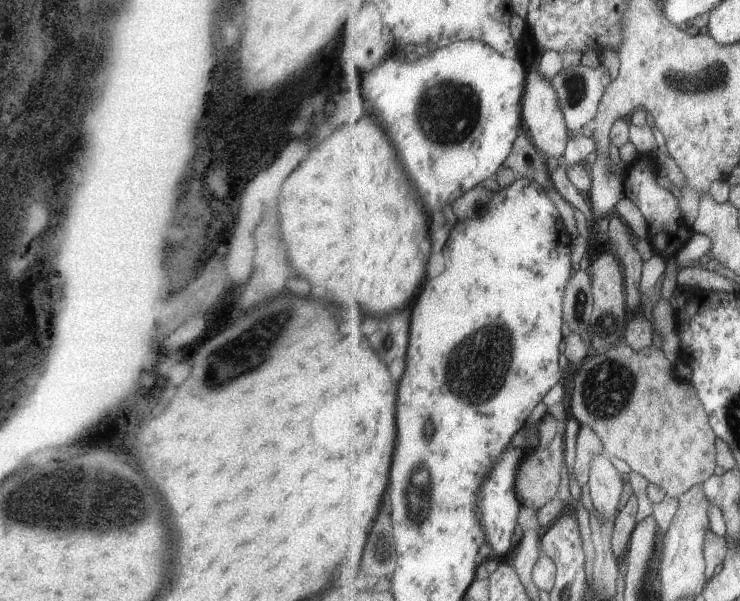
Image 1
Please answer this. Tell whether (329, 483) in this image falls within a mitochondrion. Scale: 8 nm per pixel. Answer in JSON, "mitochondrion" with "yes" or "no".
{"mitochondrion":"no"}

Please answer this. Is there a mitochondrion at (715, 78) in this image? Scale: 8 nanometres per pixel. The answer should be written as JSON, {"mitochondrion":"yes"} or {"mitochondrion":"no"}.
{"mitochondrion":"yes"}

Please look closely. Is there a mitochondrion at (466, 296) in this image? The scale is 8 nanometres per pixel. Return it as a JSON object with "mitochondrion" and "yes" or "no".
{"mitochondrion":"no"}

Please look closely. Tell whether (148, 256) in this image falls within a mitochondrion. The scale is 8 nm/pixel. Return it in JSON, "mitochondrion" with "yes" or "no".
{"mitochondrion":"yes"}

